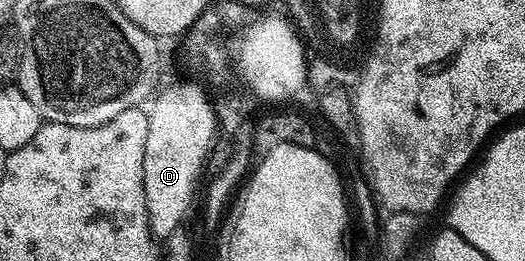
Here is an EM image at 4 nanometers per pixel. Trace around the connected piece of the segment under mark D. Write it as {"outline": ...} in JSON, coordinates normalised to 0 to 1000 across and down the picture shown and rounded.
{"outline":[[[345,307],[312,337],[314,326],[282,402],[280,559],[272,571],[272,728],[284,877],[307,927],[347,870],[352,824],[366,805],[375,686],[390,644],[406,517],[417,506],[413,437],[406,425],[400,356],[389,333],[383,341],[360,307]]]}

